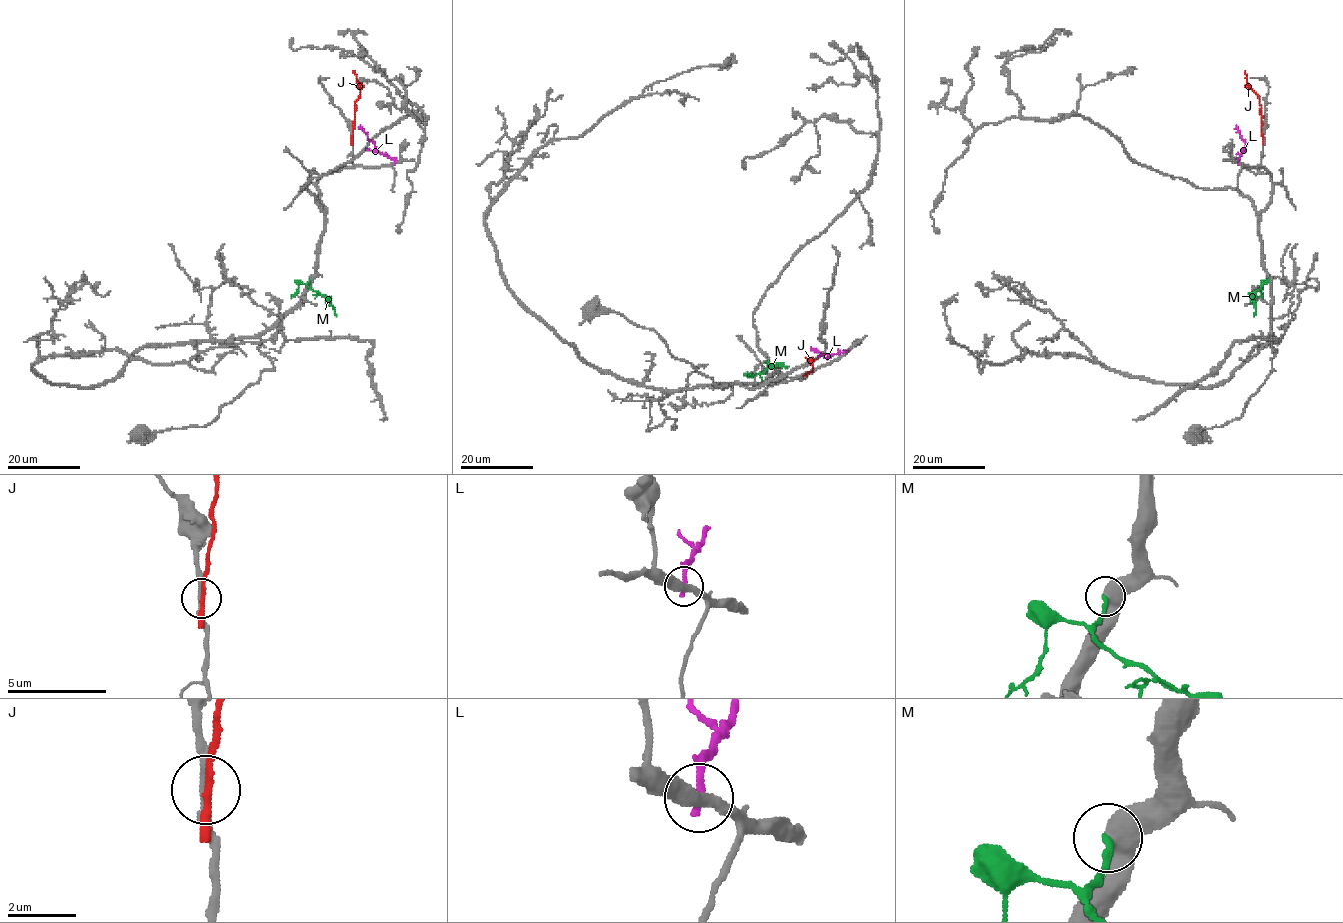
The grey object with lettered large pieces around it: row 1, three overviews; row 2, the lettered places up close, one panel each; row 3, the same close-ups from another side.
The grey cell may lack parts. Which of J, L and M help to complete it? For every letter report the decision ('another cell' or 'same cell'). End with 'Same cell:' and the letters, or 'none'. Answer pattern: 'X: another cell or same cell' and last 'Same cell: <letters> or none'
J: another cell
L: another cell
M: another cell
Same cell: none

